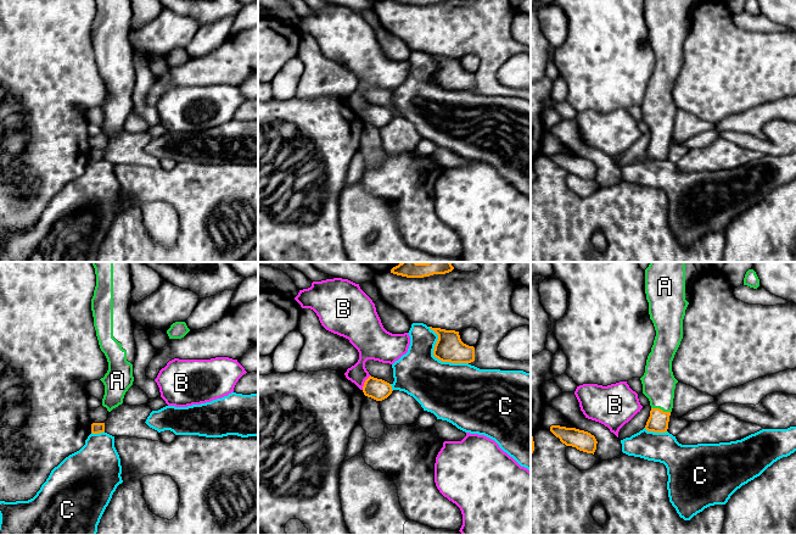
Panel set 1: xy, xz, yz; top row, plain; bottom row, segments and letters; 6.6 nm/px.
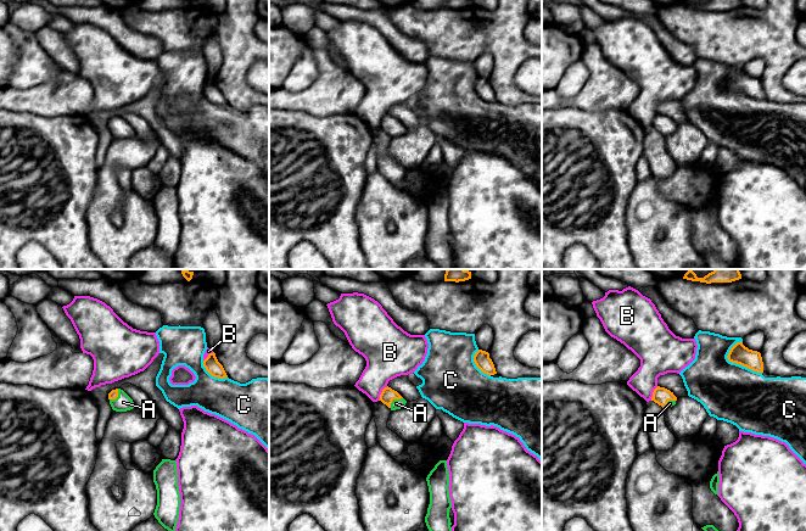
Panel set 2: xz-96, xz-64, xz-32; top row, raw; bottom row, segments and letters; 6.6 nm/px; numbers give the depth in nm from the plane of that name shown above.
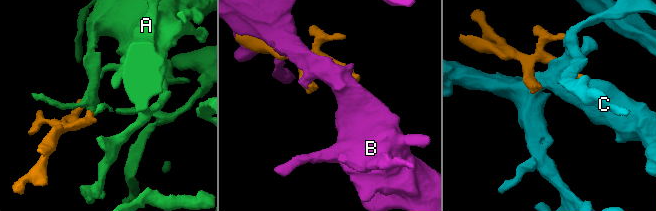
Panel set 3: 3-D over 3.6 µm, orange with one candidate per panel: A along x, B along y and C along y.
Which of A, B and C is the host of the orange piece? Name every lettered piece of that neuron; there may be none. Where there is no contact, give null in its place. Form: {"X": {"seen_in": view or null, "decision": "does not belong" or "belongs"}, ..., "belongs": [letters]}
{"A": {"seen_in": "yz", "decision": "belongs"}, "B": {"seen_in": "xz", "decision": "does not belong"}, "C": {"seen_in": "xz", "decision": "does not belong"}, "belongs": ["A"]}

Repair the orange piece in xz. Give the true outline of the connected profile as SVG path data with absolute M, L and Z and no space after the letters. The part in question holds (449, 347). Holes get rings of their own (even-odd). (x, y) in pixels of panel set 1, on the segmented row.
M430 328L438 335L433 350L436 358L450 363L471 363L475 361L475 347L464 344L459 331Z

